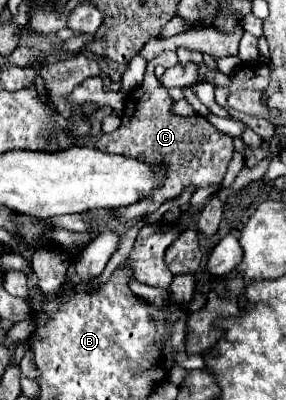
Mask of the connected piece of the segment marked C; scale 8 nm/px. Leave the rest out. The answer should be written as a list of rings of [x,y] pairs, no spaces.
[[[157,57],[151,63],[147,63],[143,83],[137,89],[127,93],[121,127],[109,135],[103,135],[95,145],[97,149],[105,153],[145,159],[149,163],[165,163],[169,167],[167,179],[161,189],[157,189],[151,197],[145,197],[135,205],[115,211],[115,215],[123,221],[143,217],[143,215],[157,211],[165,201],[179,197],[187,185],[195,185],[195,187],[219,185],[227,173],[229,161],[233,159],[235,149],[233,149],[233,139],[229,135],[215,129],[203,117],[183,117],[183,115],[173,113],[175,101],[171,99],[169,91],[165,91],[165,87],[157,81],[155,67],[161,65],[169,69],[177,63],[179,63],[177,57]]]

